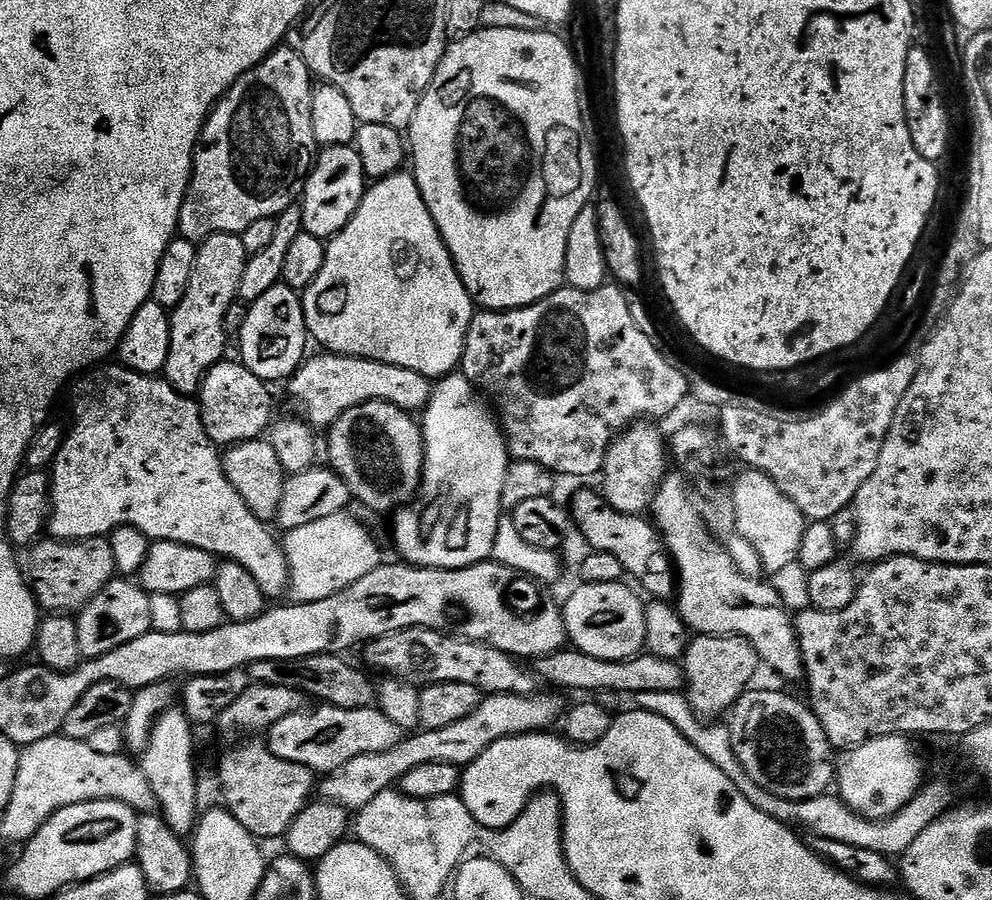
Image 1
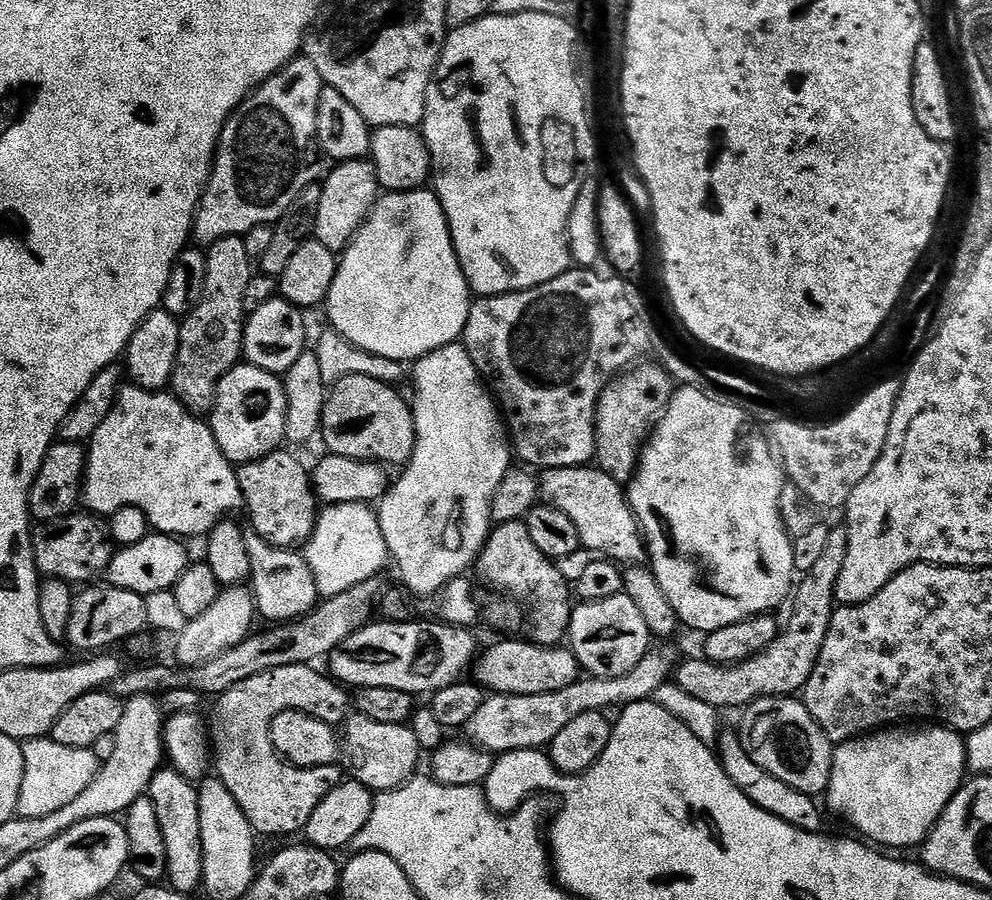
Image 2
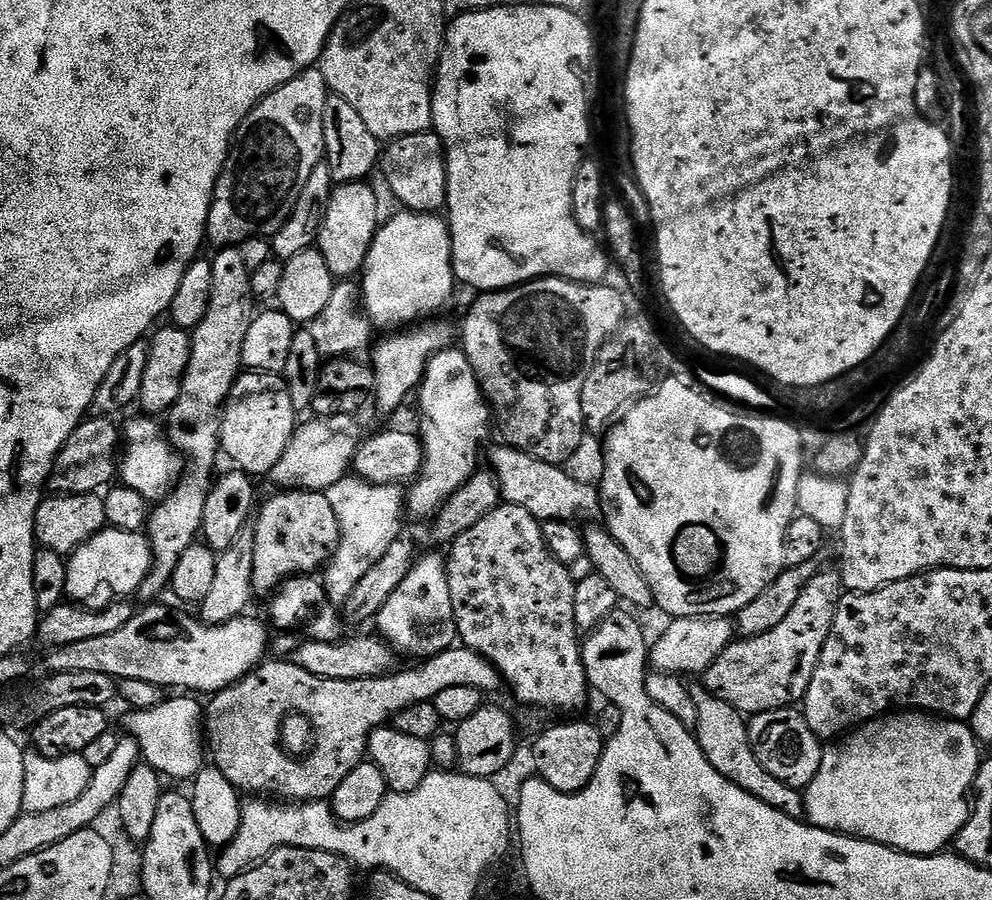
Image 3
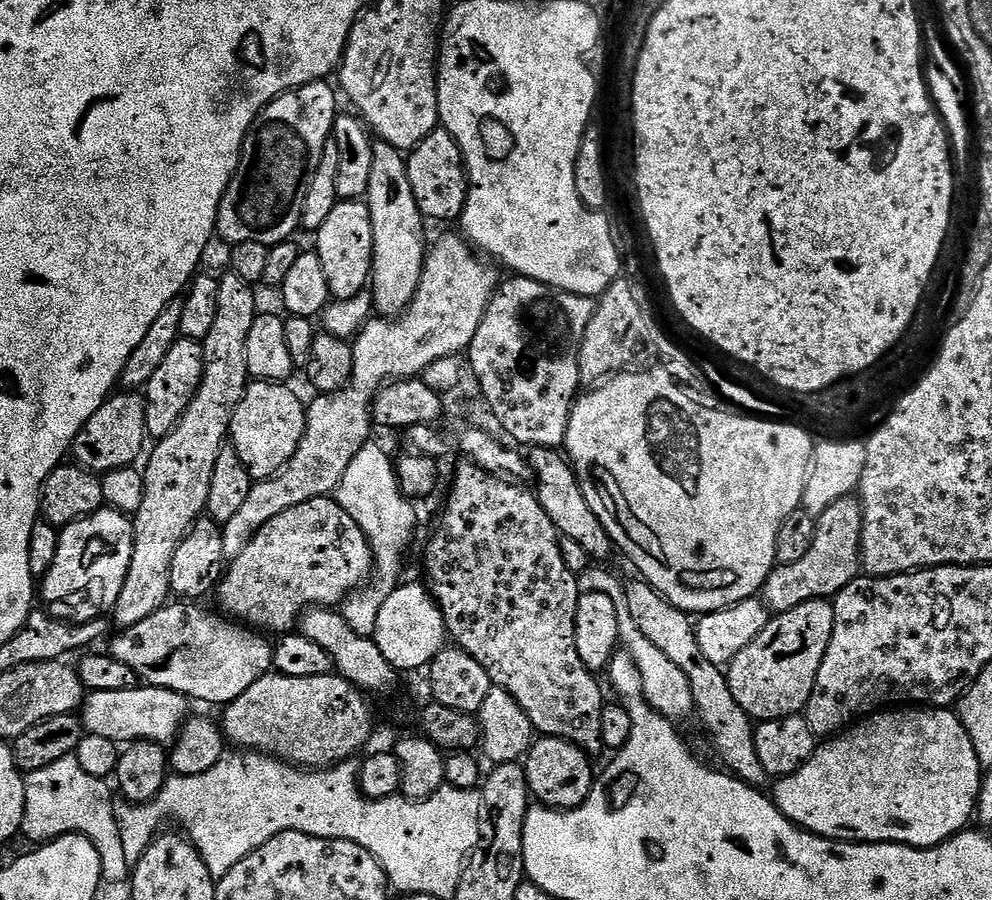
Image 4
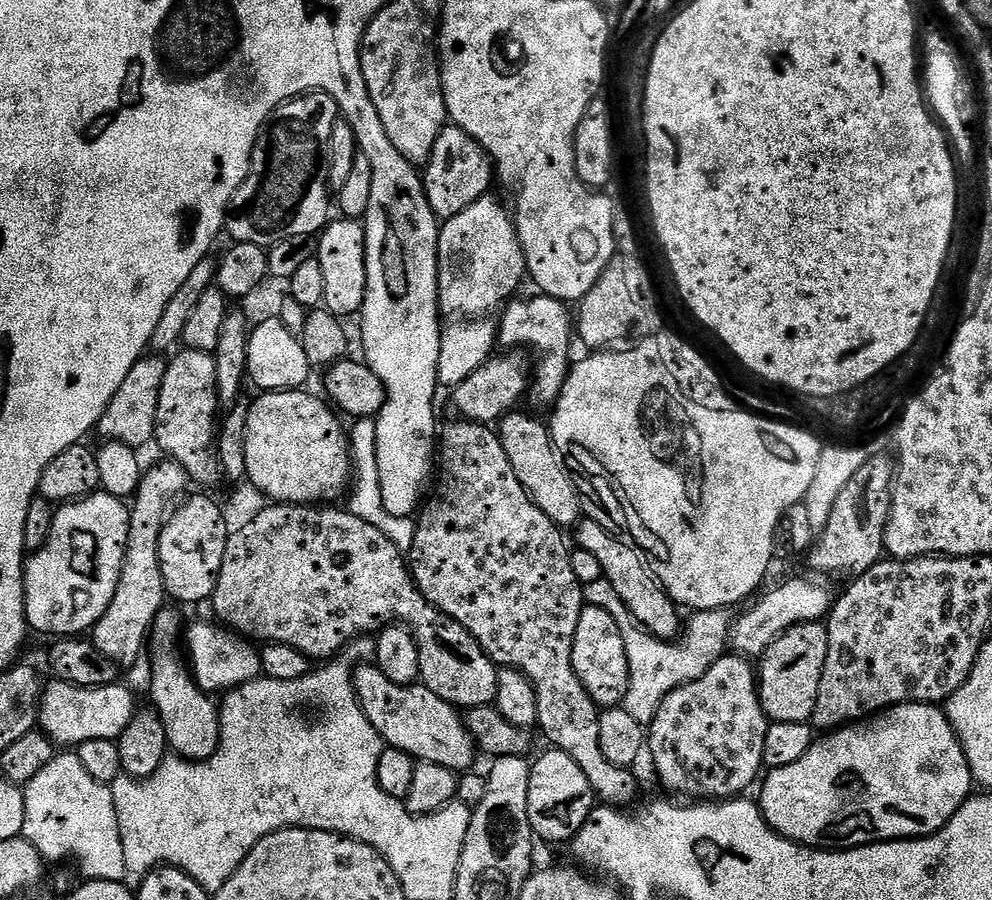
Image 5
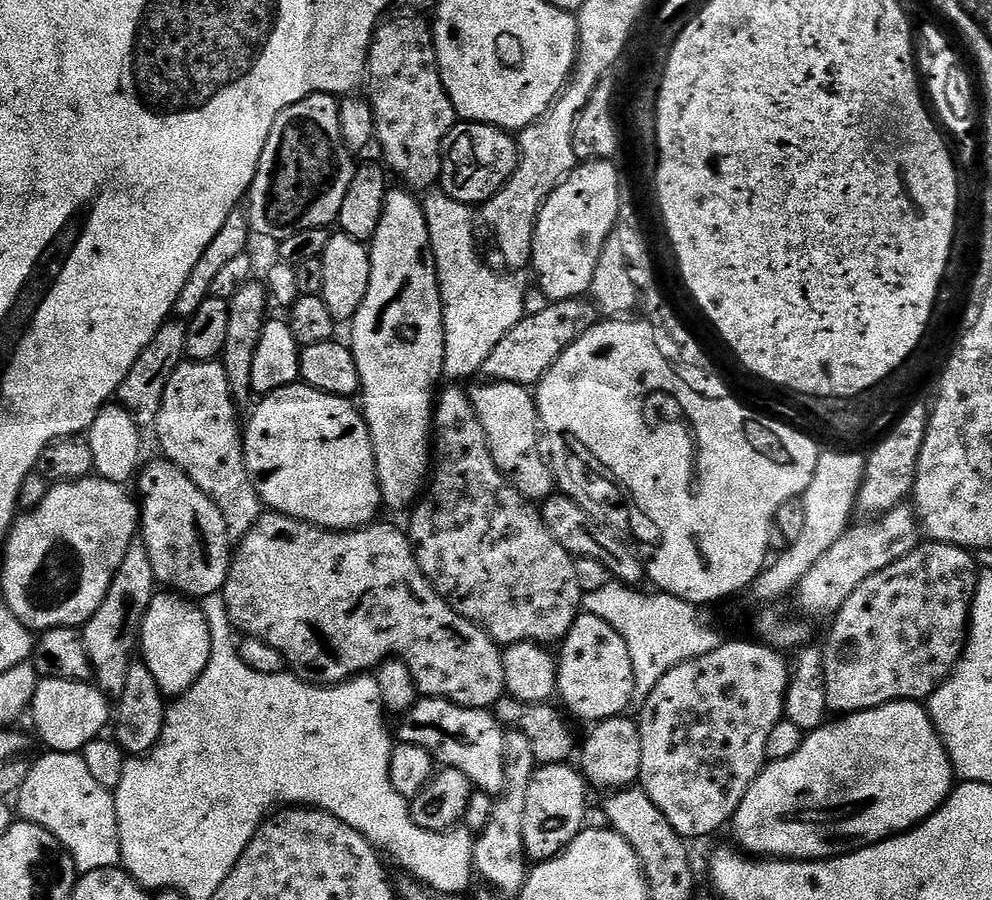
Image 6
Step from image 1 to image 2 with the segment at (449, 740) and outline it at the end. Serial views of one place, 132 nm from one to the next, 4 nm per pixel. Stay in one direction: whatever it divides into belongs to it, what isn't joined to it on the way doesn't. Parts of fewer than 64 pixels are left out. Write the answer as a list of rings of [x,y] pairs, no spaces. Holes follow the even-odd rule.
[[[664,642],[661,644],[664,644],[661,648],[659,646],[649,648],[647,654],[642,658],[642,662],[638,662],[638,666],[634,666],[634,670],[630,670],[621,676],[606,678],[605,676],[585,675],[578,682],[574,682],[574,686],[566,686],[566,690],[554,690],[554,694],[526,694],[525,696],[489,695],[482,702],[482,707],[474,713],[474,718],[470,718],[466,729],[467,739],[475,744],[476,747],[484,748],[487,752],[493,754],[503,754],[505,752],[513,752],[514,750],[544,750],[547,749],[551,740],[571,720],[578,718],[582,714],[603,712],[606,706],[618,706],[623,709],[628,704],[643,704],[651,701],[655,697],[658,686],[669,683],[670,677],[673,675],[674,669],[678,664],[675,650],[668,645],[671,643]]]

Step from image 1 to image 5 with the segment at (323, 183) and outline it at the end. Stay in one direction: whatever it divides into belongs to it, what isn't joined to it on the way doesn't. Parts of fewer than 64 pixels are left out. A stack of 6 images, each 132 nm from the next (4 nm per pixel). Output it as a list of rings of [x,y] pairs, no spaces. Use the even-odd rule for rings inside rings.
[[[347,218],[333,219],[319,233],[318,259],[324,276],[323,307],[341,318],[355,317],[364,307],[366,298],[366,238],[363,223]]]

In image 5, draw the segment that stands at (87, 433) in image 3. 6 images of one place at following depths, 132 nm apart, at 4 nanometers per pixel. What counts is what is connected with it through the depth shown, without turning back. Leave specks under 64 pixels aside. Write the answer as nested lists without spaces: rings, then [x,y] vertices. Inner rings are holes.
[[[145,354],[133,366],[130,374],[118,386],[118,394],[110,398],[110,406],[102,414],[98,432],[104,435],[105,441],[117,440],[137,450],[143,444],[152,444],[156,435],[156,419],[158,418],[158,394],[162,394],[162,381],[166,378],[168,360],[160,354]]]

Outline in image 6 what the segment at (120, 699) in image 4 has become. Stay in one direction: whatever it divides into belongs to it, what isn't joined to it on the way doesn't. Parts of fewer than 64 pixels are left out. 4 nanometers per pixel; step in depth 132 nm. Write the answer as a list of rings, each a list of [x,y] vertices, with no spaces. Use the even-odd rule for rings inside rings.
[[[43,677],[36,684],[30,705],[30,715],[34,720],[37,734],[49,751],[80,752],[97,739],[107,722],[112,718],[112,706],[106,695],[93,683],[70,679],[50,679]]]

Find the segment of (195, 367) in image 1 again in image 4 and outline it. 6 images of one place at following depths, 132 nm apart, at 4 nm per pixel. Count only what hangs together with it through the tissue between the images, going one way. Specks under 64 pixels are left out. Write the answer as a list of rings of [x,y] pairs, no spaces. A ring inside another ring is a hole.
[[[225,272],[225,276],[219,277],[218,314],[210,334],[206,334],[202,342],[202,382],[190,406],[186,406],[180,415],[180,421],[171,432],[155,441],[156,449],[147,453],[148,465],[142,468],[144,497],[132,520],[134,546],[130,554],[130,570],[126,570],[122,594],[118,594],[118,602],[110,613],[111,623],[120,630],[150,618],[150,614],[169,603],[173,595],[170,570],[174,550],[178,550],[192,525],[205,515],[210,498],[210,478],[214,478],[214,462],[218,462],[218,454],[226,447],[228,425],[232,423],[234,410],[238,402],[242,402],[250,383],[246,338],[250,338],[250,326],[254,326],[258,315],[257,289],[238,278],[235,272]]]

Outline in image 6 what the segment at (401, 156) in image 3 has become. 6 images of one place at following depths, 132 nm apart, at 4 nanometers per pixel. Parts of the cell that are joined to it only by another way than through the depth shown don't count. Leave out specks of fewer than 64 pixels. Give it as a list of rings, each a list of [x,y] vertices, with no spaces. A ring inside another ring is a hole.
[[[458,122],[444,139],[439,191],[454,198],[454,202],[482,206],[512,177],[519,160],[518,140],[511,131],[489,124]]]

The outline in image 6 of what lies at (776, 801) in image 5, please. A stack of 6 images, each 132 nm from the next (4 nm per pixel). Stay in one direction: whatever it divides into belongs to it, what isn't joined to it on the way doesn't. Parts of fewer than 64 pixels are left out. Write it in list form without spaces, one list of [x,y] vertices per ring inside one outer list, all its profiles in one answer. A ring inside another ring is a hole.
[[[896,700],[892,704],[883,704],[865,712],[849,712],[839,718],[829,719],[821,728],[815,728],[807,733],[802,746],[790,754],[790,758],[773,760],[765,763],[758,774],[758,778],[746,790],[746,798],[742,798],[742,806],[738,806],[735,816],[730,821],[735,847],[739,851],[753,858],[775,858],[778,860],[830,860],[834,856],[847,856],[849,852],[856,852],[860,848],[868,848],[888,840],[891,836],[898,836],[902,832],[909,832],[916,825],[930,818],[948,800],[954,787],[954,773],[952,763],[942,746],[940,736],[936,733],[932,719],[928,716],[928,709],[923,703],[915,700]]]

